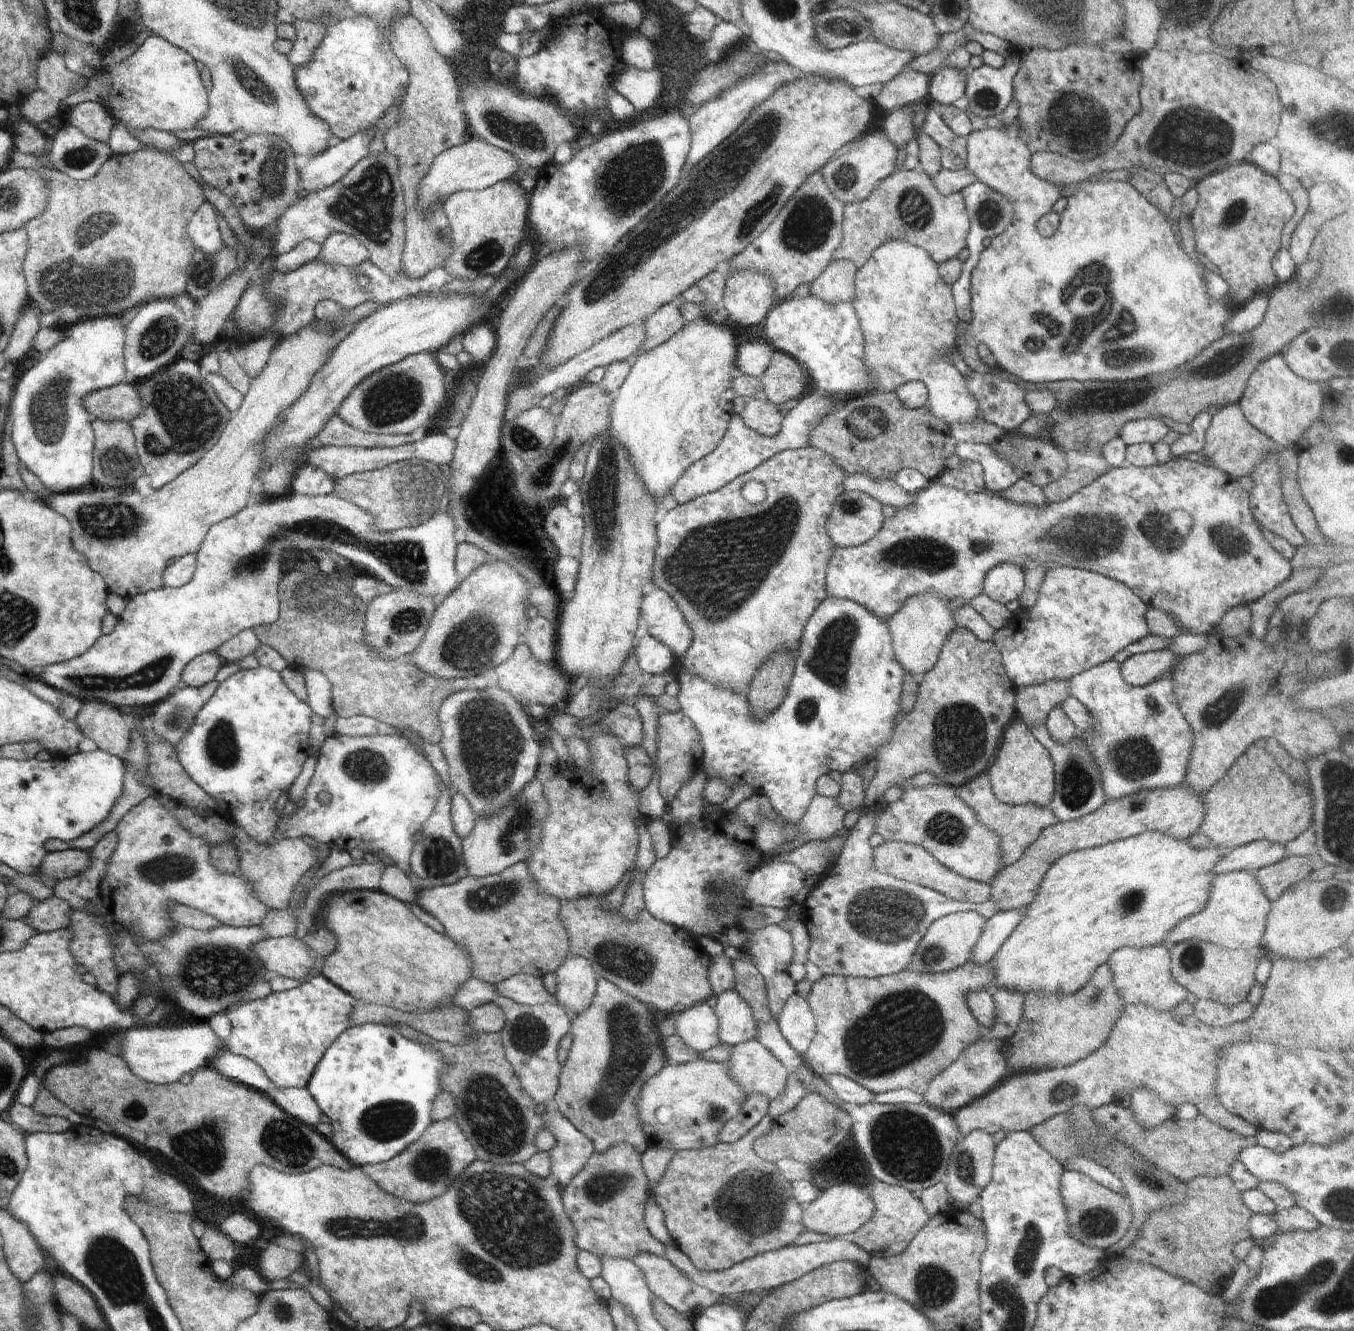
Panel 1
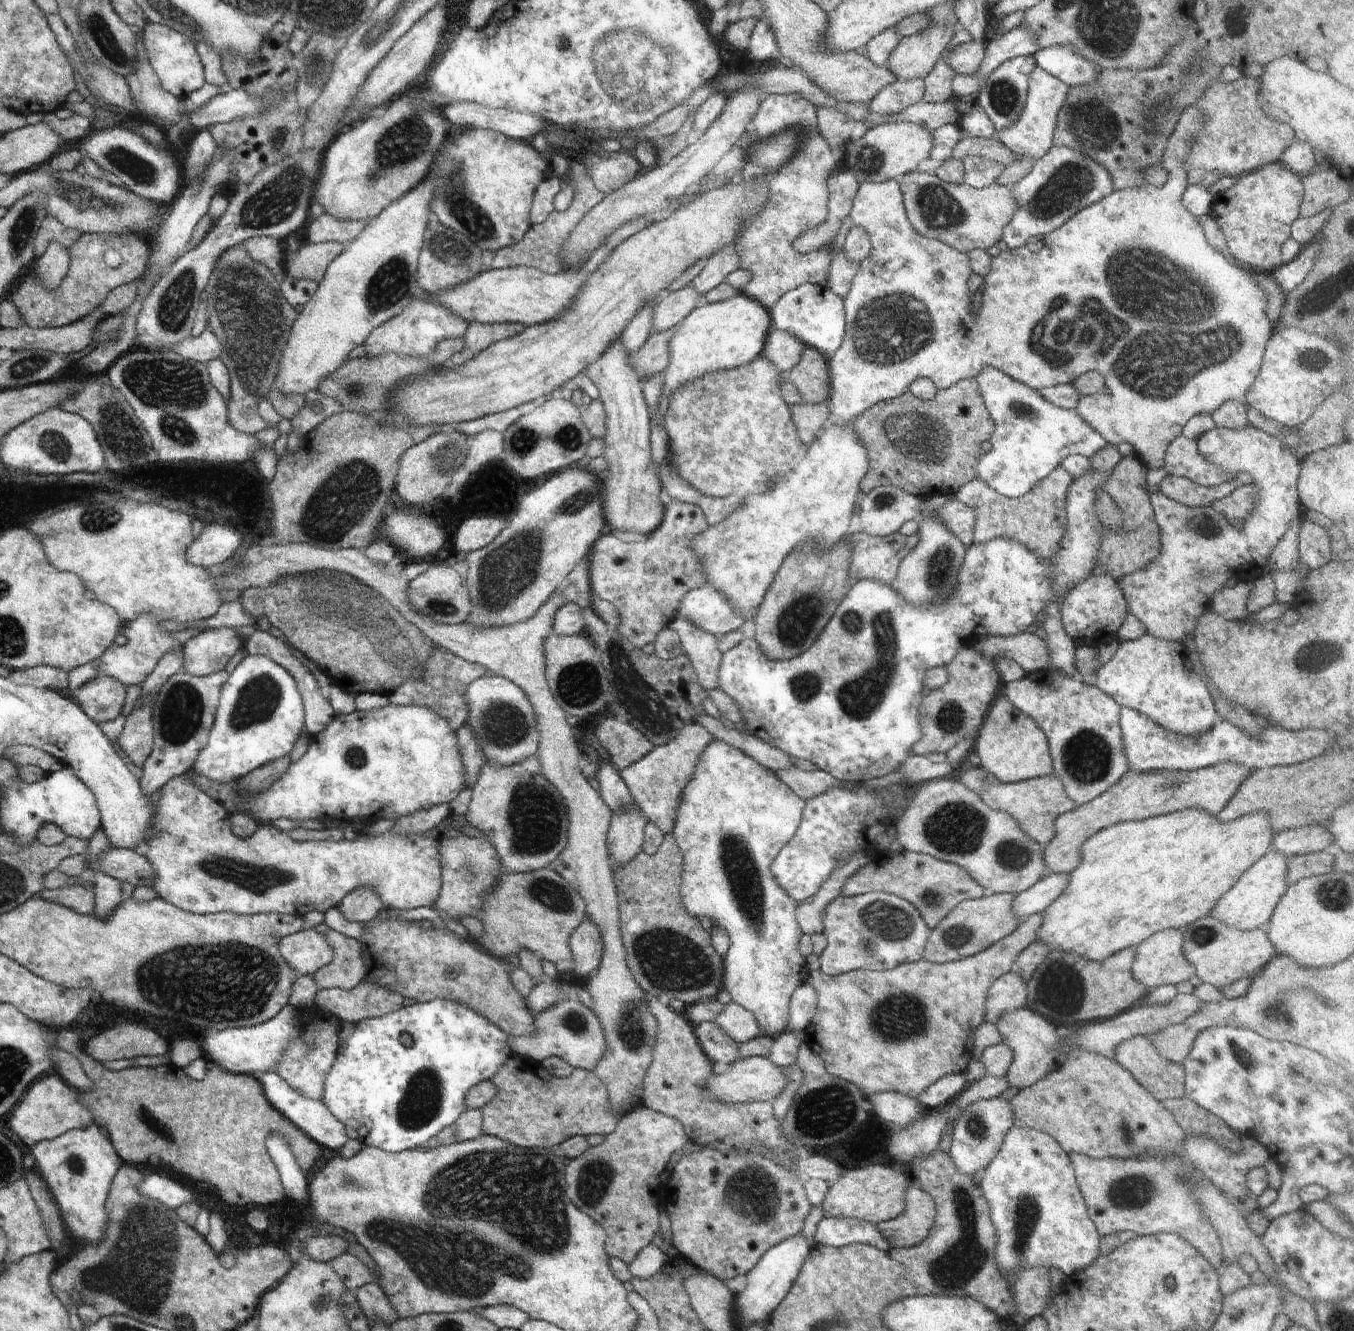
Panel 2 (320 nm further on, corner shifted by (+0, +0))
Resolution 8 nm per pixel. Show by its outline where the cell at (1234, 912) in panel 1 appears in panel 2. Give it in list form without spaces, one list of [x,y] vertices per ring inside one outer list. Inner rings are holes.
[[[1268,852],[1264,858],[1260,858],[1254,866],[1250,866],[1242,878],[1216,902],[1212,916],[1218,918],[1220,922],[1238,928],[1240,932],[1248,932],[1264,928],[1264,924],[1270,920],[1278,900],[1282,894],[1287,892],[1286,883],[1286,860],[1280,852]]]

